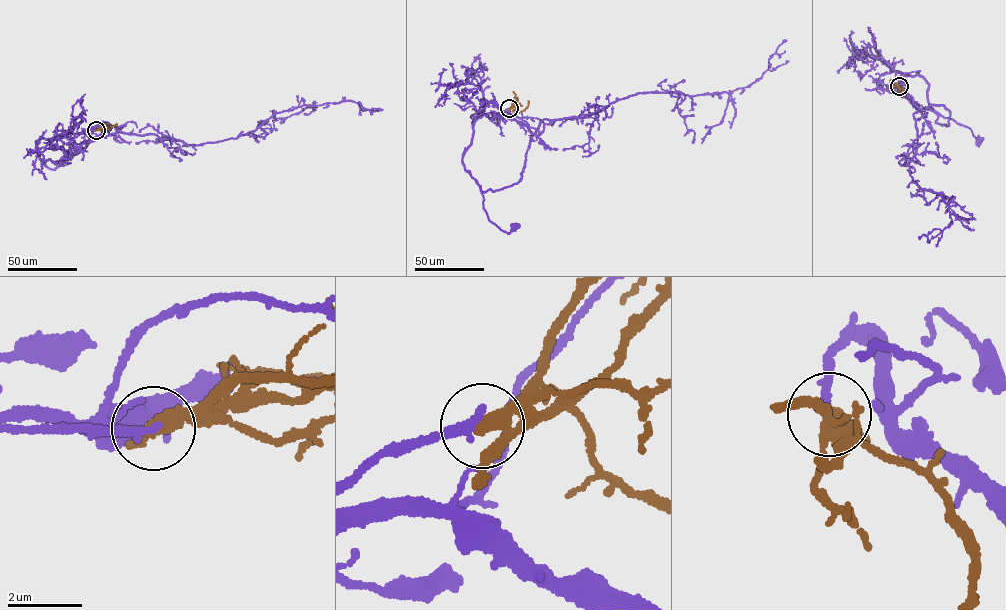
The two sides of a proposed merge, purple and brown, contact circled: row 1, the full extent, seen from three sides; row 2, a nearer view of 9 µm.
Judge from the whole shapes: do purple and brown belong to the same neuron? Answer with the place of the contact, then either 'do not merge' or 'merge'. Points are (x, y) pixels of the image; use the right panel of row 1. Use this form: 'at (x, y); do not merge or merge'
at (899, 86); do not merge

